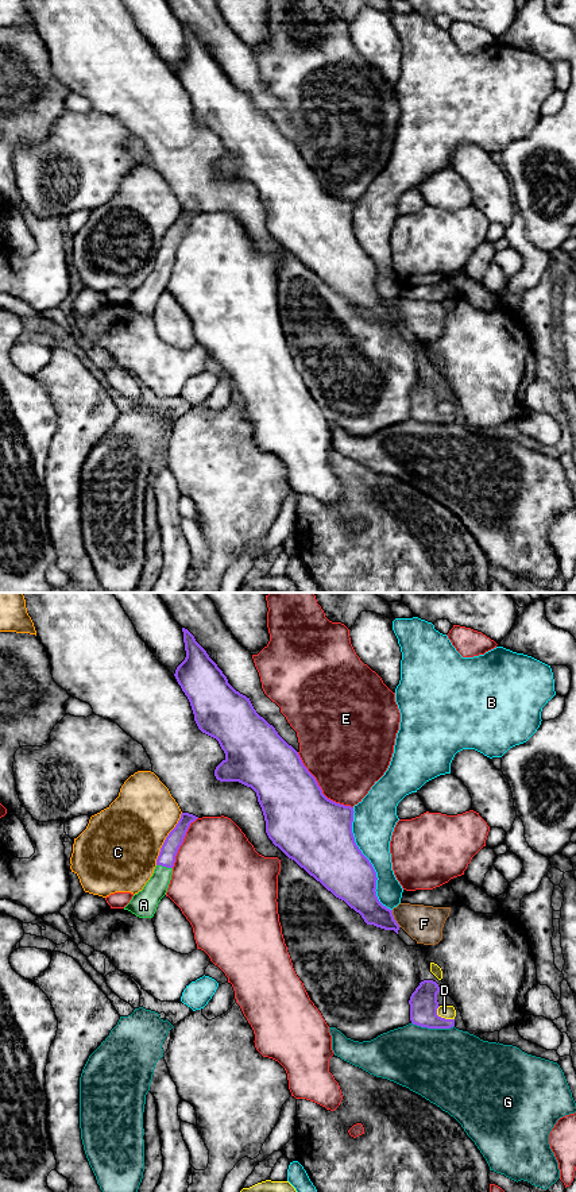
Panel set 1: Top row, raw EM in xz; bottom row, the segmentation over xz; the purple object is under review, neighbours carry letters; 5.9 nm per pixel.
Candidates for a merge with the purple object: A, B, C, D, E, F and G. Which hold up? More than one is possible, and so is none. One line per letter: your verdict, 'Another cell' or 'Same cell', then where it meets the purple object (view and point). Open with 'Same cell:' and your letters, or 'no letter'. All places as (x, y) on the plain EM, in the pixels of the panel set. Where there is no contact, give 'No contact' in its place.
Same cell: A
A: Same cell. Touches purple at xz (165, 261)
B: Another cell. Touches purple at xz (368, 255)
C: Another cell. Touches purple at xz (166, 234)
D: Another cell. Touches purple at xz (443, 413)
E: Another cell. Touches purple at xz (320, 182)
F: Another cell. Touches purple at xz (393, 313)
G: Another cell. Touches purple at xz (433, 423)

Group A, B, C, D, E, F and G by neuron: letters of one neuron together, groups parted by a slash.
A / B / C / D / E / F / G

